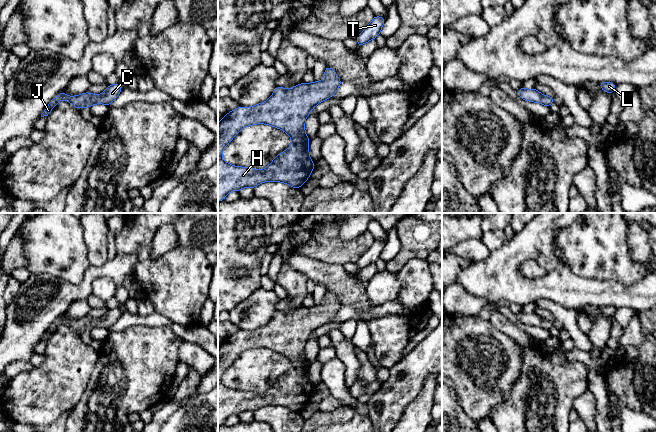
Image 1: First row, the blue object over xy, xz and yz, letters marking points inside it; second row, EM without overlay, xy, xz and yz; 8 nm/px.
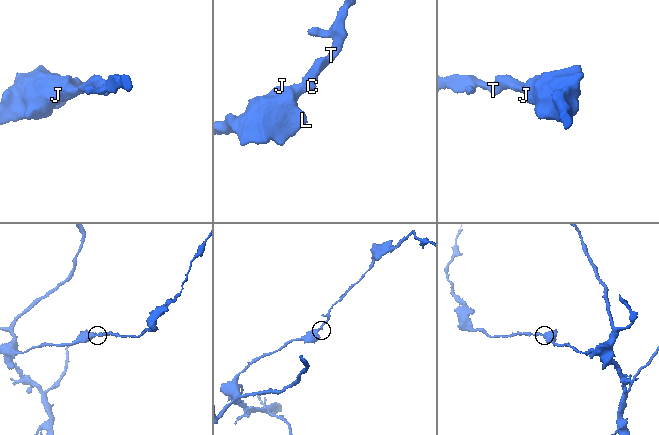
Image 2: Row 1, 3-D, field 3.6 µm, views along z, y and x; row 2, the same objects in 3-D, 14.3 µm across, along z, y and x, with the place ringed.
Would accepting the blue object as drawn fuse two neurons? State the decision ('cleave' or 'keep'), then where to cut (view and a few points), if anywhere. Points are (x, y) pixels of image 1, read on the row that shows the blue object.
keep; cut none

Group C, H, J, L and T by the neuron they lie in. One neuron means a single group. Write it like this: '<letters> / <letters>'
C H J L T

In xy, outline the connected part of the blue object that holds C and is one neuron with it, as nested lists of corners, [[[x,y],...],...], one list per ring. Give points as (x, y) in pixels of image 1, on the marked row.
[[[113,84],[107,86],[107,89],[99,95],[85,92],[77,96],[67,96],[65,94],[65,91],[63,91],[51,100],[47,108],[41,114],[41,117],[48,116],[51,110],[55,107],[55,105],[61,100],[66,100],[70,102],[78,109],[84,107],[90,108],[93,104],[105,104],[109,106],[117,98],[121,91],[122,86],[120,84]]]

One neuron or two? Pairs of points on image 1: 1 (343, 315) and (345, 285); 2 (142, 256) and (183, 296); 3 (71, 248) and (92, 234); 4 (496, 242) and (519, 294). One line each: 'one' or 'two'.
1: two
2: one
3: two
4: two

